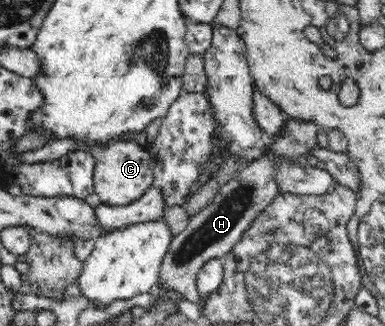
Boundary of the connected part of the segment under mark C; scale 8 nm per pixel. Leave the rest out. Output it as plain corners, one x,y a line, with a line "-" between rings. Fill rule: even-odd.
114,140
108,143
102,152
95,154
95,188
93,192
101,196
104,204
132,204
153,187
153,168
150,155
148,148
134,142

